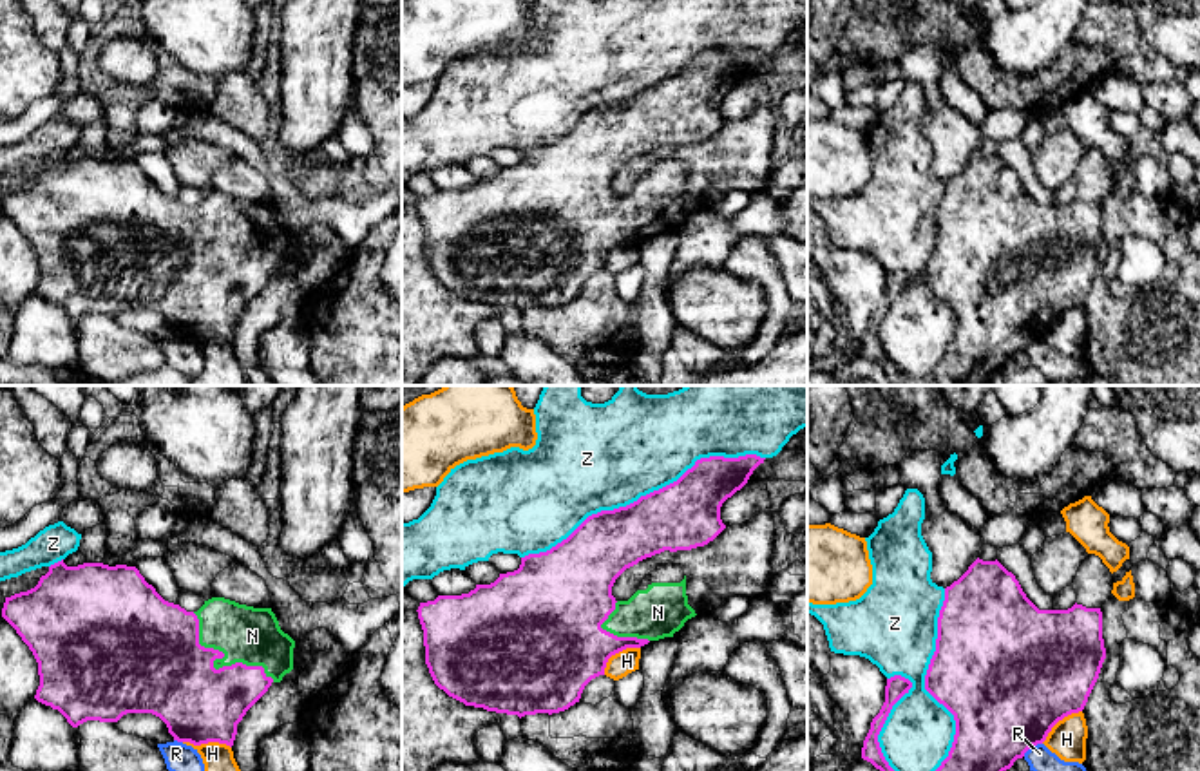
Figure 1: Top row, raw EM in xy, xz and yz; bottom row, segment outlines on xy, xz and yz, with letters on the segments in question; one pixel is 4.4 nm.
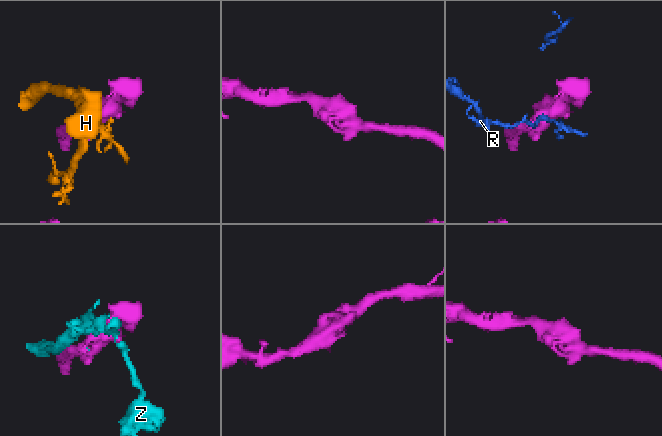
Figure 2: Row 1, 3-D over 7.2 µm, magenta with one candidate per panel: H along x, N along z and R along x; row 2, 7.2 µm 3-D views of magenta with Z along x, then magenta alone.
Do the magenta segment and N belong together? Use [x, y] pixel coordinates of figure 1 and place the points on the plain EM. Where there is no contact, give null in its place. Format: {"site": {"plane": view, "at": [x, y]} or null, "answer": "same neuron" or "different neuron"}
{"site": {"plane": "xy", "at": [212, 257]}, "answer": "same neuron"}

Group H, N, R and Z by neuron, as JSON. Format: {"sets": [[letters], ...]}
{"sets": [["H"], ["N"], ["R"], ["Z"]]}

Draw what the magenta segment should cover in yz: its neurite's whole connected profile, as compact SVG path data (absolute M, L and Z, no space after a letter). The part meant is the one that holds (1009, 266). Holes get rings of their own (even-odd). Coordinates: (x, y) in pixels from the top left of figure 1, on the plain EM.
M977 152L945 183L936 246L925 270L925 284L956 315L948 351L925 376L907 376L889 360L878 329L892 300L912 282L909 273L894 270L887 273L885 297L871 317L862 353L880 364L894 386L988 386L1032 340L1043 338L1059 315L1084 304L1104 253L1100 203L1075 197L1068 205L1039 205L997 154Z

